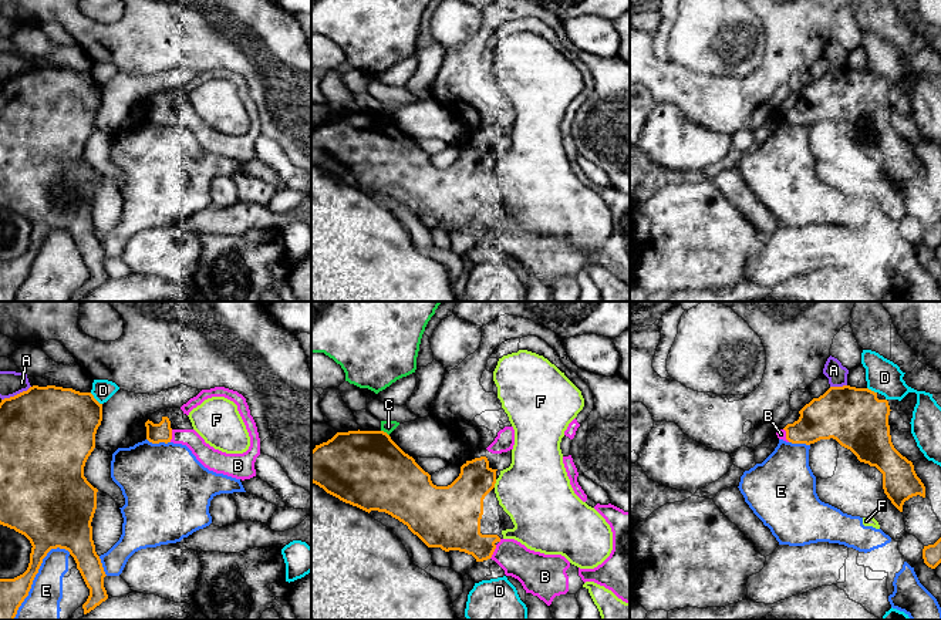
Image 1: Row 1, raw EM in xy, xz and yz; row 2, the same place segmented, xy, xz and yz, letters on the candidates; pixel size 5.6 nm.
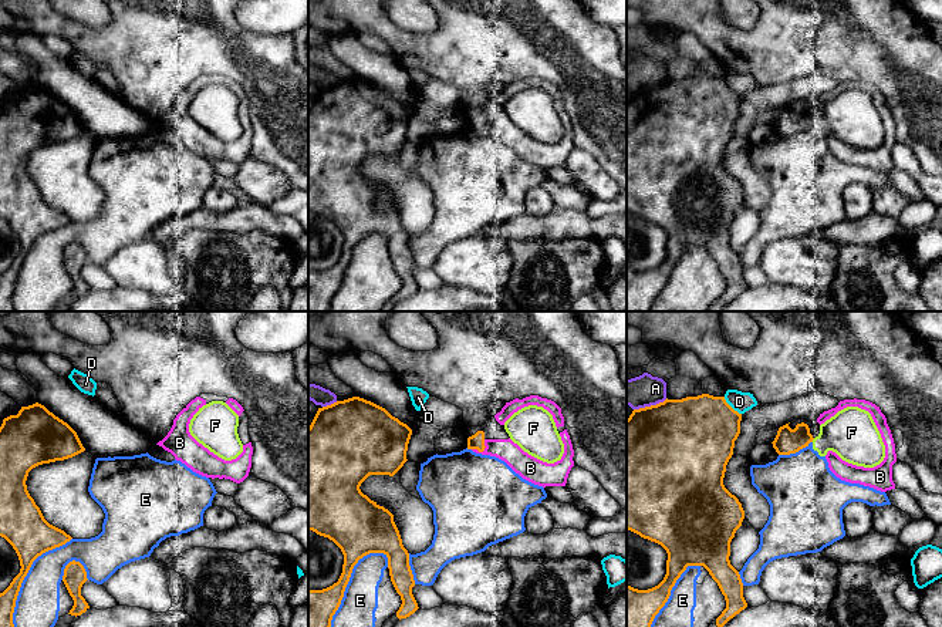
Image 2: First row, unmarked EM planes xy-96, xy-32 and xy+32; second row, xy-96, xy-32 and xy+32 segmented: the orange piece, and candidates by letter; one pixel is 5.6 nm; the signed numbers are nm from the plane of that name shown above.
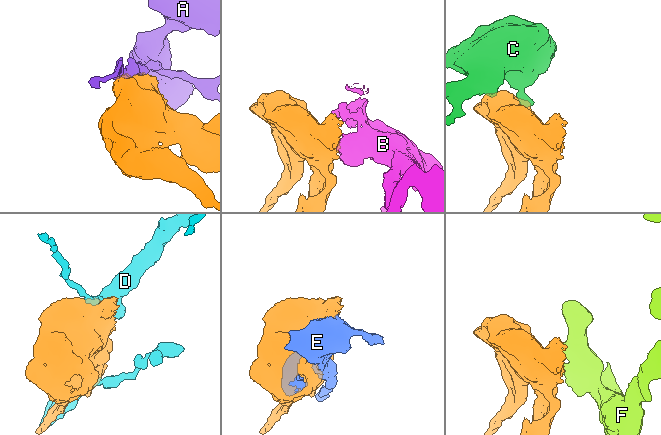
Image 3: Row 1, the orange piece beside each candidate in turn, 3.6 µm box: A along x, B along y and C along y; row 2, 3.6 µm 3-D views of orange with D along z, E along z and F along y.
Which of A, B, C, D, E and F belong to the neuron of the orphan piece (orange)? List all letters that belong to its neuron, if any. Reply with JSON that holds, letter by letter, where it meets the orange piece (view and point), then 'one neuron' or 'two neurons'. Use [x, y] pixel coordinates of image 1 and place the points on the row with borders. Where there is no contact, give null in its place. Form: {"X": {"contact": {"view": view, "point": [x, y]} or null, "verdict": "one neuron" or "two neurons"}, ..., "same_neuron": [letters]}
{"A": {"contact": {"view": "xy", "point": [17, 394]}, "verdict": "two neurons"}, "B": {"contact": {"view": "xz", "point": [493, 551]}, "verdict": "one neuron"}, "C": {"contact": {"view": "xz", "point": [385, 433]}, "verdict": "two neurons"}, "D": {"contact": {"view": "xy", "point": [94, 398]}, "verdict": "two neurons"}, "E": {"contact": {"view": "xy", "point": [34, 576]}, "verdict": "two neurons"}, "F": {"contact": {"view": "xz", "point": [495, 482]}, "verdict": "two neurons"}, "same_neuron": ["B"]}

